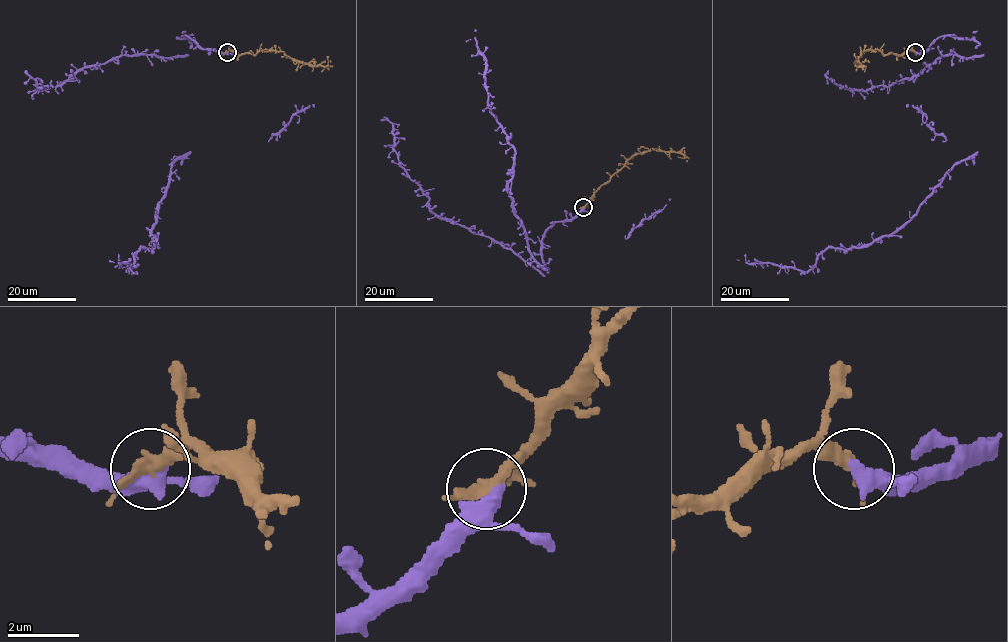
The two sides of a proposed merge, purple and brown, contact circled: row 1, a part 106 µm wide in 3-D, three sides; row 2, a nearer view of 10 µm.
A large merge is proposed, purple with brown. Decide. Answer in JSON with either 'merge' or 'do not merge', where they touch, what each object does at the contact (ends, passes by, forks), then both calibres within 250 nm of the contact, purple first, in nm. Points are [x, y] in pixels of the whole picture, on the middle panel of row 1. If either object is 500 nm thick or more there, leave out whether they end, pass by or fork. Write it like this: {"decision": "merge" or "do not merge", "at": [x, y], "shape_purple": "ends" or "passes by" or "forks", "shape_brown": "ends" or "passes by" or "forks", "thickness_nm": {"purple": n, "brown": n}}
{"decision": "merge", "at": [583, 207], "shape_purple": "passes by", "shape_brown": "passes by", "thickness_nm": {"purple": 360, "brown": 300}}

